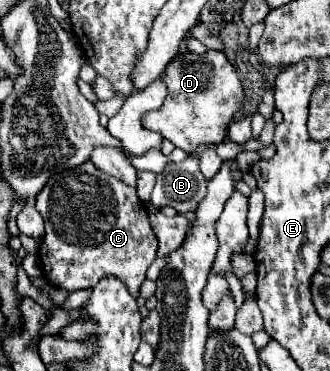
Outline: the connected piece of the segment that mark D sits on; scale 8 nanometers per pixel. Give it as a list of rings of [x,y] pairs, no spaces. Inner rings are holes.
[[[209,50],[203,56],[189,52],[181,60],[177,58],[177,62],[171,62],[165,68],[165,82],[169,88],[165,104],[161,110],[145,114],[143,126],[159,132],[185,152],[195,152],[199,146],[223,142],[229,124],[243,112],[247,104],[247,94],[237,78],[235,68],[229,64],[225,54],[217,50]]]

